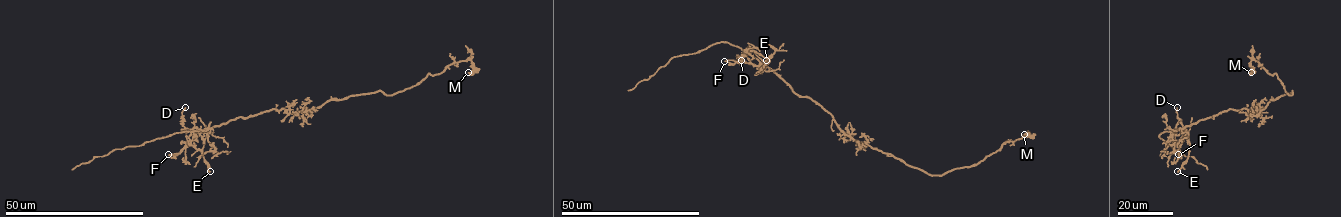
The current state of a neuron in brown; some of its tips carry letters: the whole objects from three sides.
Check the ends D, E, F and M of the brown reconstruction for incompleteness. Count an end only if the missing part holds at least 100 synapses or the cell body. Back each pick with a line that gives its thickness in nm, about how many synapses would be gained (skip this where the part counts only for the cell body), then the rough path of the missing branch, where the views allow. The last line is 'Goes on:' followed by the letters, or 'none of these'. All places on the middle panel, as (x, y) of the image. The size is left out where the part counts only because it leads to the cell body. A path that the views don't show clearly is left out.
Goes on: none of these

